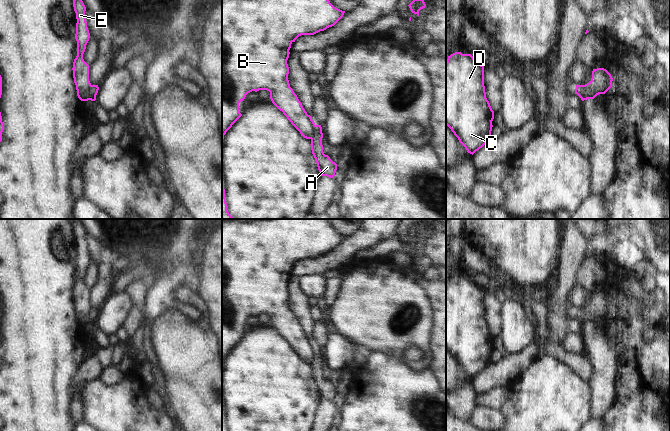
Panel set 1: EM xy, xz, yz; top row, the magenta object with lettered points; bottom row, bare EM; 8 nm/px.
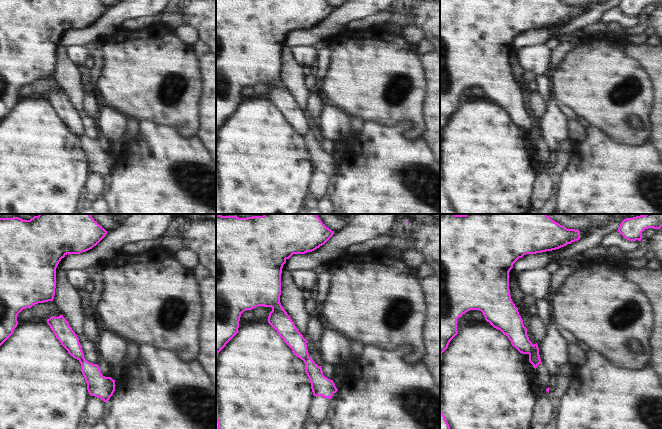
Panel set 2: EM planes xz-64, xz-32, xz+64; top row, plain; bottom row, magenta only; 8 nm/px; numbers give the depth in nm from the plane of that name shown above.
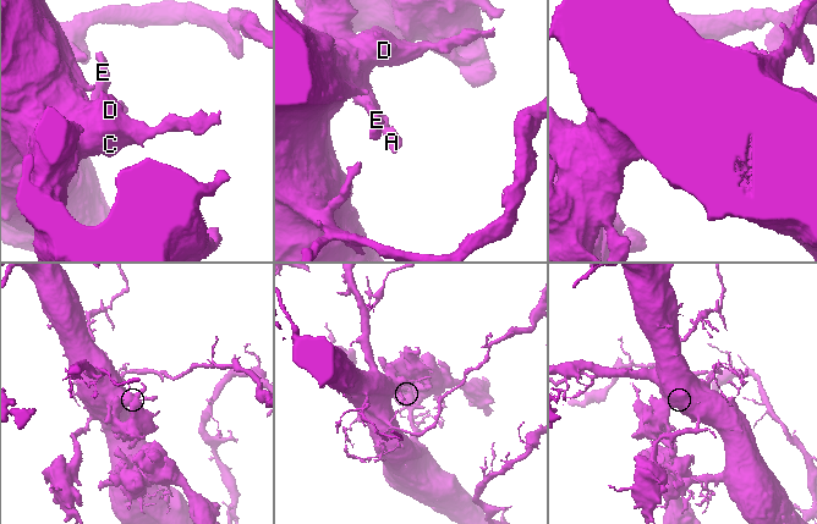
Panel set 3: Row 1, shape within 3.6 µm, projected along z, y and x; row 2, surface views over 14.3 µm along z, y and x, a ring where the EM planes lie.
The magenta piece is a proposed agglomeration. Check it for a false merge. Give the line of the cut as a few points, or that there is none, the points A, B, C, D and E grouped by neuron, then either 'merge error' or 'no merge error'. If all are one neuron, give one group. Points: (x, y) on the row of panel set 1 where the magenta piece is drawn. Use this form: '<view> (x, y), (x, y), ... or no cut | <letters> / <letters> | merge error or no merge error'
xy (91, 85), (89, 87), (88, 99) | A / B C D E | merge error

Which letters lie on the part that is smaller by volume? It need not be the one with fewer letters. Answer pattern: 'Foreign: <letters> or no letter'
Foreign: A.

